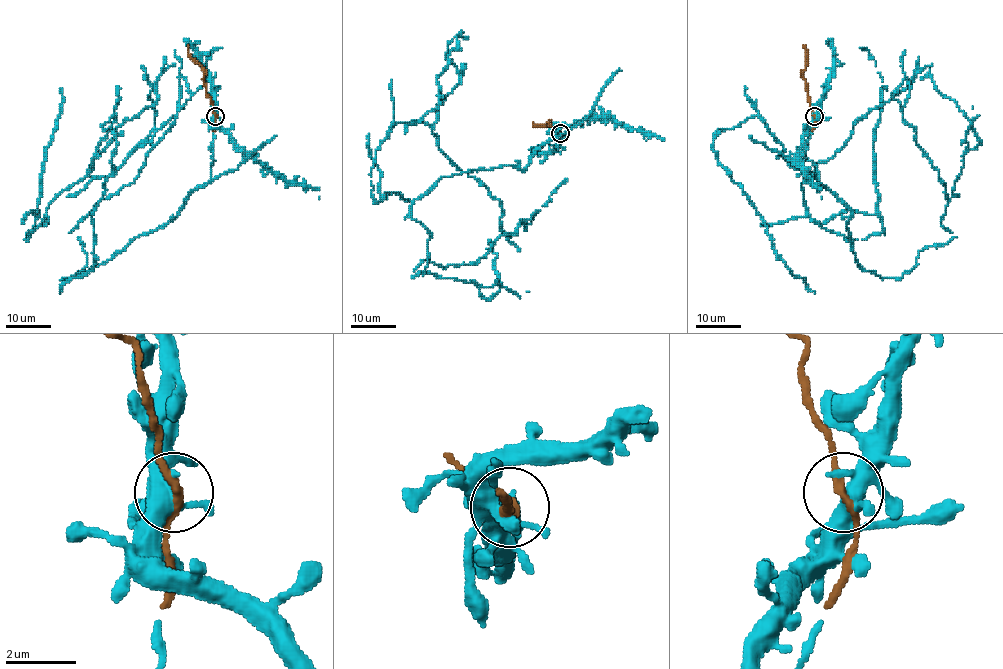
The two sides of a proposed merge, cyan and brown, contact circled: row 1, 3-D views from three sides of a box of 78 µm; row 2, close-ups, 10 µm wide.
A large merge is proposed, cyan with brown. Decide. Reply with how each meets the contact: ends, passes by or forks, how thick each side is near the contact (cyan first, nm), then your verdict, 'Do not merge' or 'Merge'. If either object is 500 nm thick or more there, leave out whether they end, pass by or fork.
At the ring cyan forks. At the ring brown passes by. Thickness 400 nm (cyan) against 200 nm. Merge

